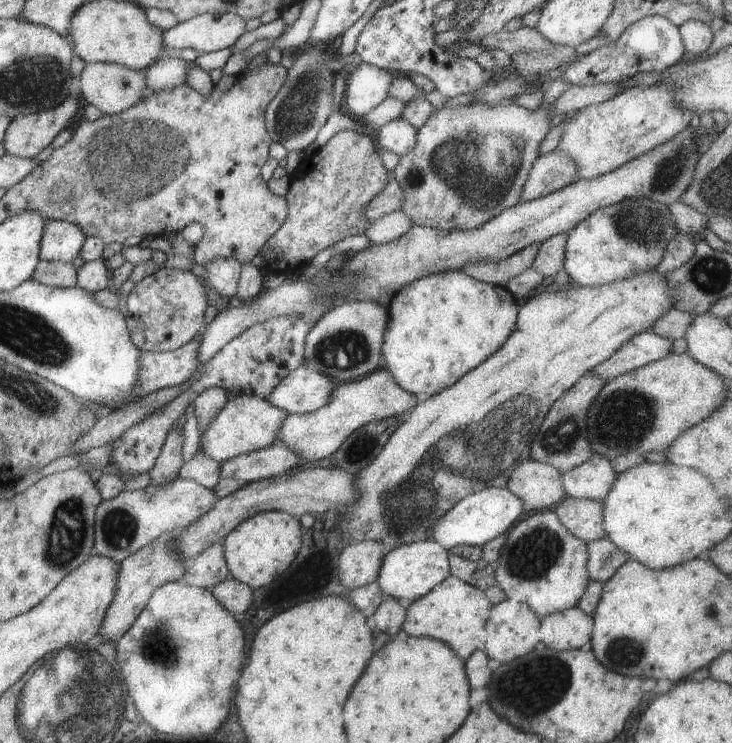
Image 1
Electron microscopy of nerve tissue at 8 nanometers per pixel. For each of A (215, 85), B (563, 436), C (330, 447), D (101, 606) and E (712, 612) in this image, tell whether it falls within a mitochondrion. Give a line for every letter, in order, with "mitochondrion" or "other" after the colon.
A: other
B: mitochondrion
C: other
D: other
E: other

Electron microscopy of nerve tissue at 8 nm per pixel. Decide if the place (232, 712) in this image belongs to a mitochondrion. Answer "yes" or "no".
no

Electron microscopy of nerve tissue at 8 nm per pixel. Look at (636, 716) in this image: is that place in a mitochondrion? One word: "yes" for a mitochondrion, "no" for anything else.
no

